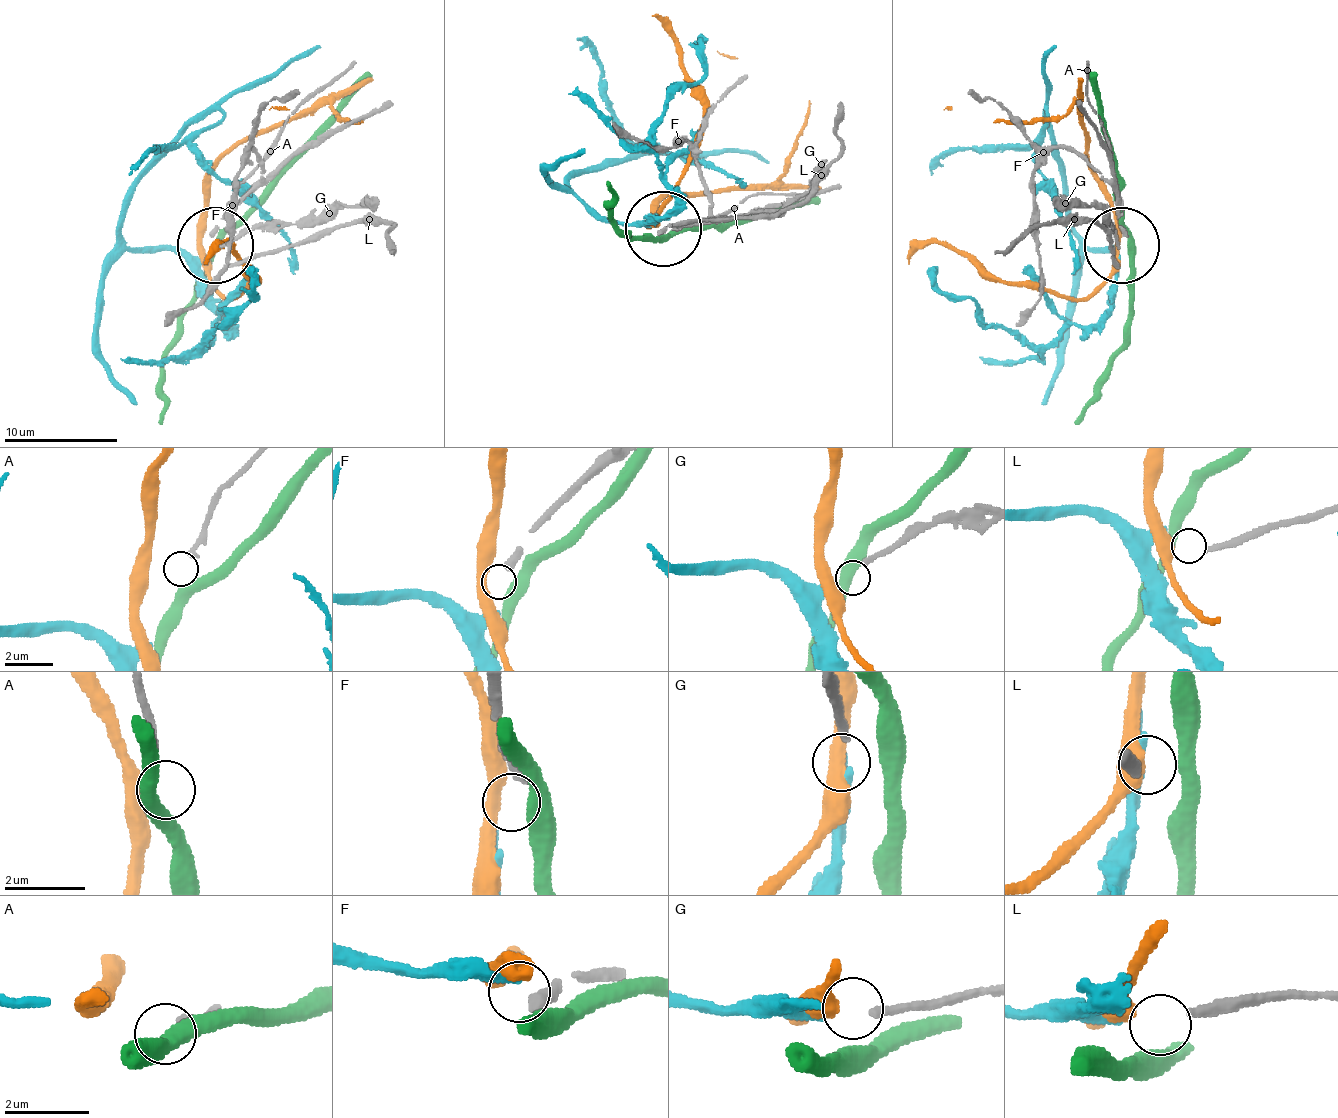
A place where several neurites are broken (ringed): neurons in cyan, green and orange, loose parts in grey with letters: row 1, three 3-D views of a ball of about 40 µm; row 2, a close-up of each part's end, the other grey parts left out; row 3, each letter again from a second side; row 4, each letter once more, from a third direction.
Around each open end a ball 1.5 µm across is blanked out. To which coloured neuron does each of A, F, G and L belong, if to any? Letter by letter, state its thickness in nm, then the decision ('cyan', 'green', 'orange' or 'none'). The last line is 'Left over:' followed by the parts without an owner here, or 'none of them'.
A: calibre 200 nm; none
F: calibre 320 nm; none
G: calibre 200 nm; cyan
L: calibre 240 nm; orange
Left over: A, F

